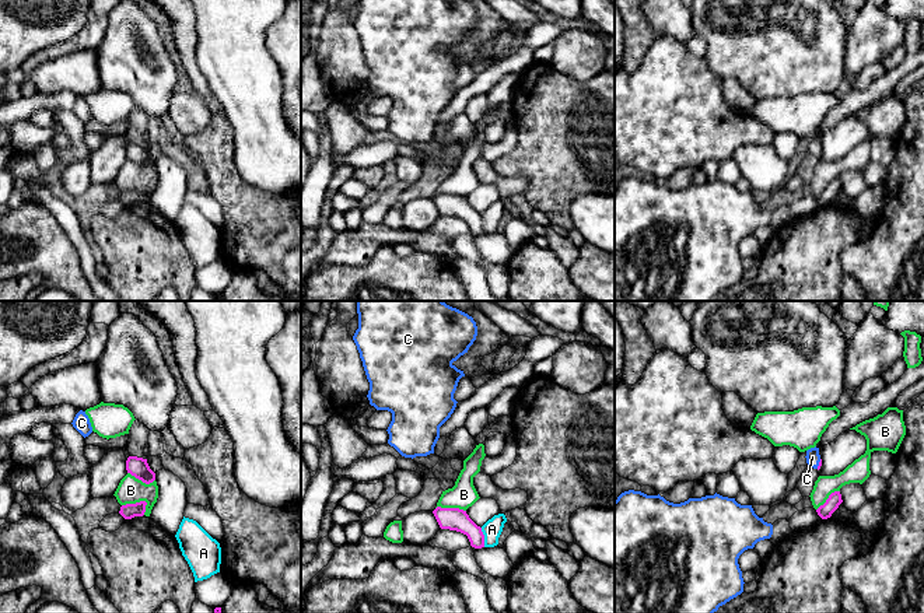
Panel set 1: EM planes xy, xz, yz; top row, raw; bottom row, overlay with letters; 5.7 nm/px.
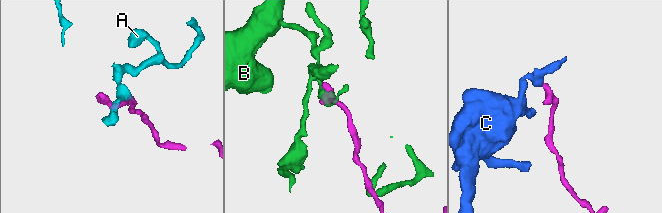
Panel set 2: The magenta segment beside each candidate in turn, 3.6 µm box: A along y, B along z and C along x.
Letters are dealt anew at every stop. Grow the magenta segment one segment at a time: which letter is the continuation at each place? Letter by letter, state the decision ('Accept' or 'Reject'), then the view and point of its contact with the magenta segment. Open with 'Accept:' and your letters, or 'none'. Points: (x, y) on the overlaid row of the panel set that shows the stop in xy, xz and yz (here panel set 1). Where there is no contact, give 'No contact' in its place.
Accept: C
A: Reject. Touches magenta at xz (483, 538)
B: Reject. Touches magenta at xy (136, 503)
C: Accept. Touches magenta at yz (819, 463)

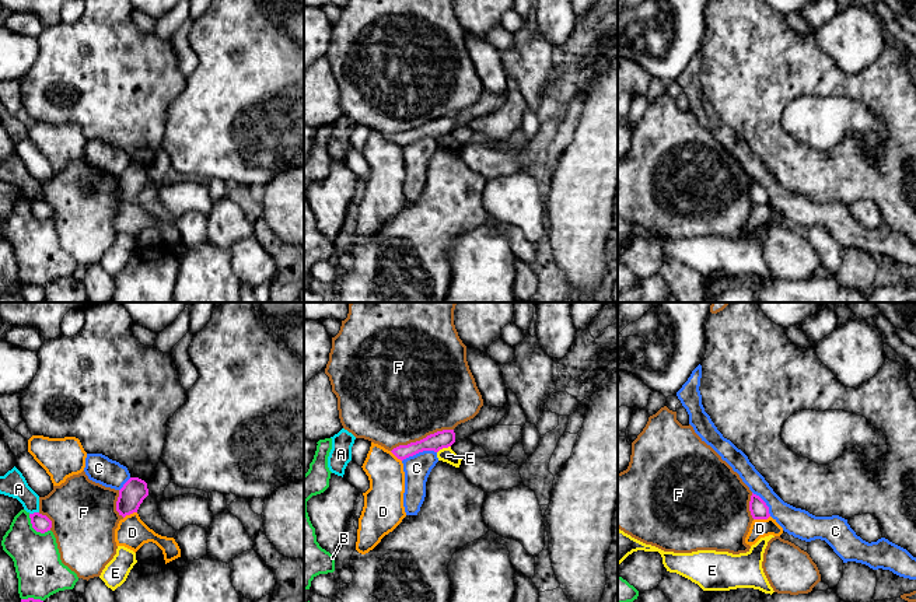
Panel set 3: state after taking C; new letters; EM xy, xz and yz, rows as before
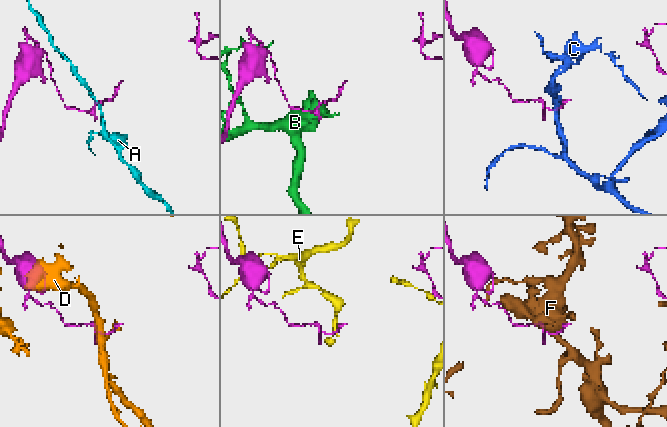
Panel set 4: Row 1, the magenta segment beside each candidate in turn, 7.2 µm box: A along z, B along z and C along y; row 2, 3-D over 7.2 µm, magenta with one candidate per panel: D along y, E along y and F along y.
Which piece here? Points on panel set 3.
Accept: none
A: Reject. Touches magenta at xy (34, 513)
B: Reject. Touches magenta at xy (35, 529)
C: Reject. Touches magenta at xz (419, 451)
D: Reject. Touches magenta at yz (761, 518)
E: Reject. Touches magenta at xz (443, 447)
F: Reject. Touches magenta at xz (423, 438)

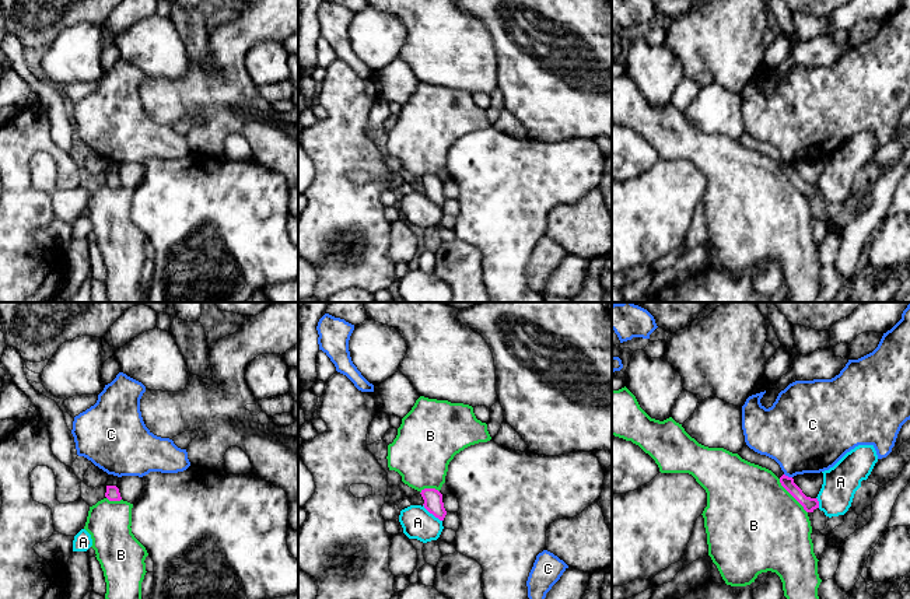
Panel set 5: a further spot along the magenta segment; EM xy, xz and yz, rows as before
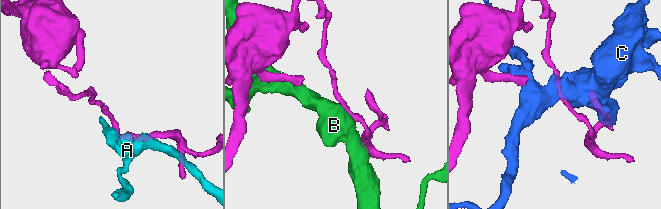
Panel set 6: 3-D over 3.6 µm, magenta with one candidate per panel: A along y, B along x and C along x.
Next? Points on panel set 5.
Accept: none
A: Reject. Touches magenta at xz (431, 512)
B: Reject. Touches magenta at yz (791, 494)
C: Reject. Touches magenta at yz (787, 476)

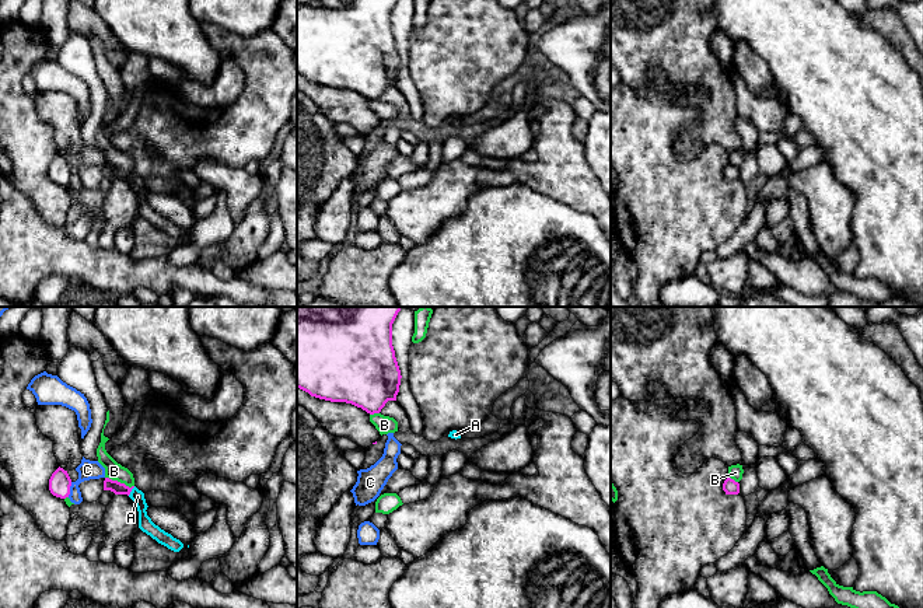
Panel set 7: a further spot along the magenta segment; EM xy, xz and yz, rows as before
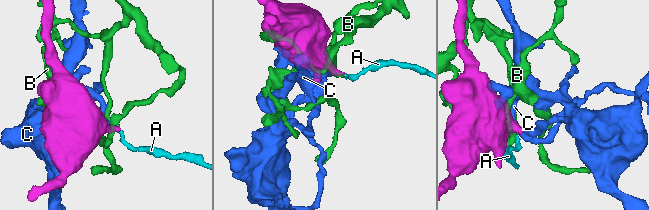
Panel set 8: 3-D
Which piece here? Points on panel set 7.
Accept: A
A: Accept. Touches magenta at xy (130, 491)
B: Reject. Touches magenta at xy (119, 482)
C: Reject. Touches magenta at xy (69, 489)

